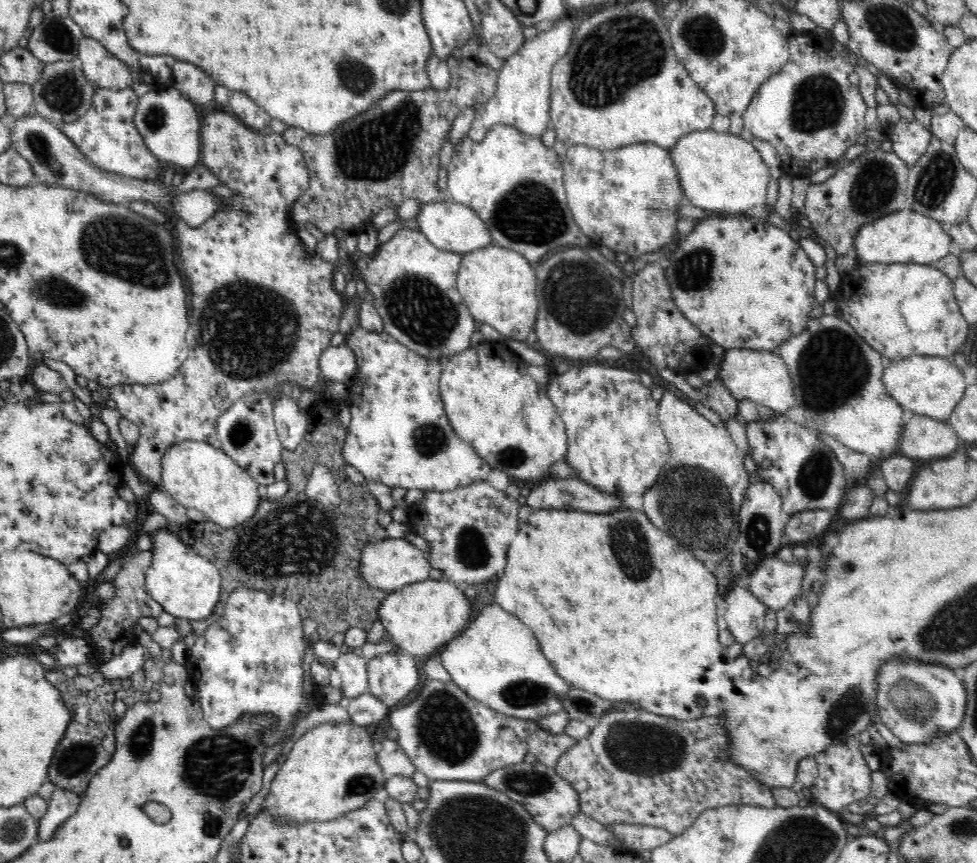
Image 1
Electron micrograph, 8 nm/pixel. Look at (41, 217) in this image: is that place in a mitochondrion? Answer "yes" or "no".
no

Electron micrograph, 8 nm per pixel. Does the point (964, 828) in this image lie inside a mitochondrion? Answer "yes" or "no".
yes

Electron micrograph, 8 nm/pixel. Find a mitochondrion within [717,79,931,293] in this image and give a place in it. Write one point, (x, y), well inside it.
(873, 188)

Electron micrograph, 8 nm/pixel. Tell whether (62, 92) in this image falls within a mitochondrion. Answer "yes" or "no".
yes

